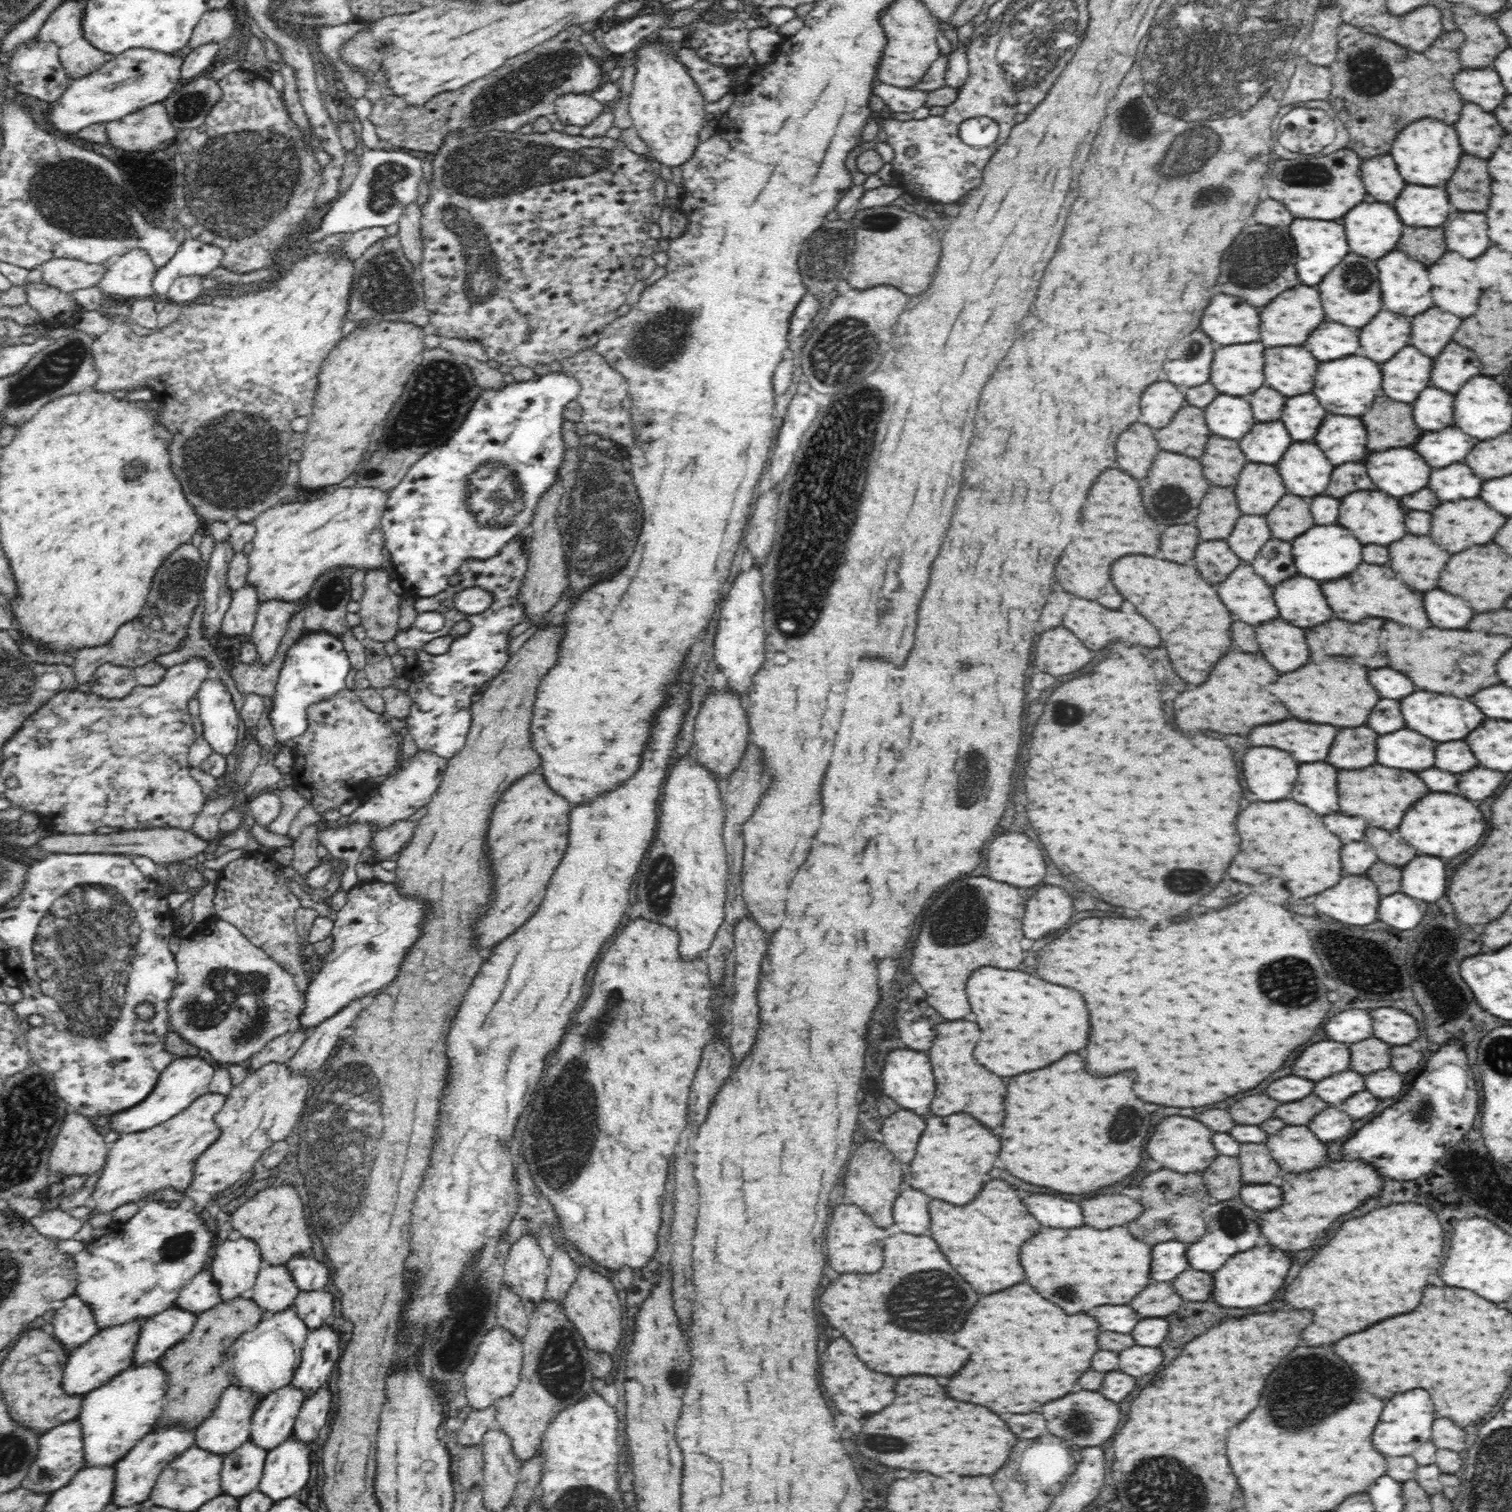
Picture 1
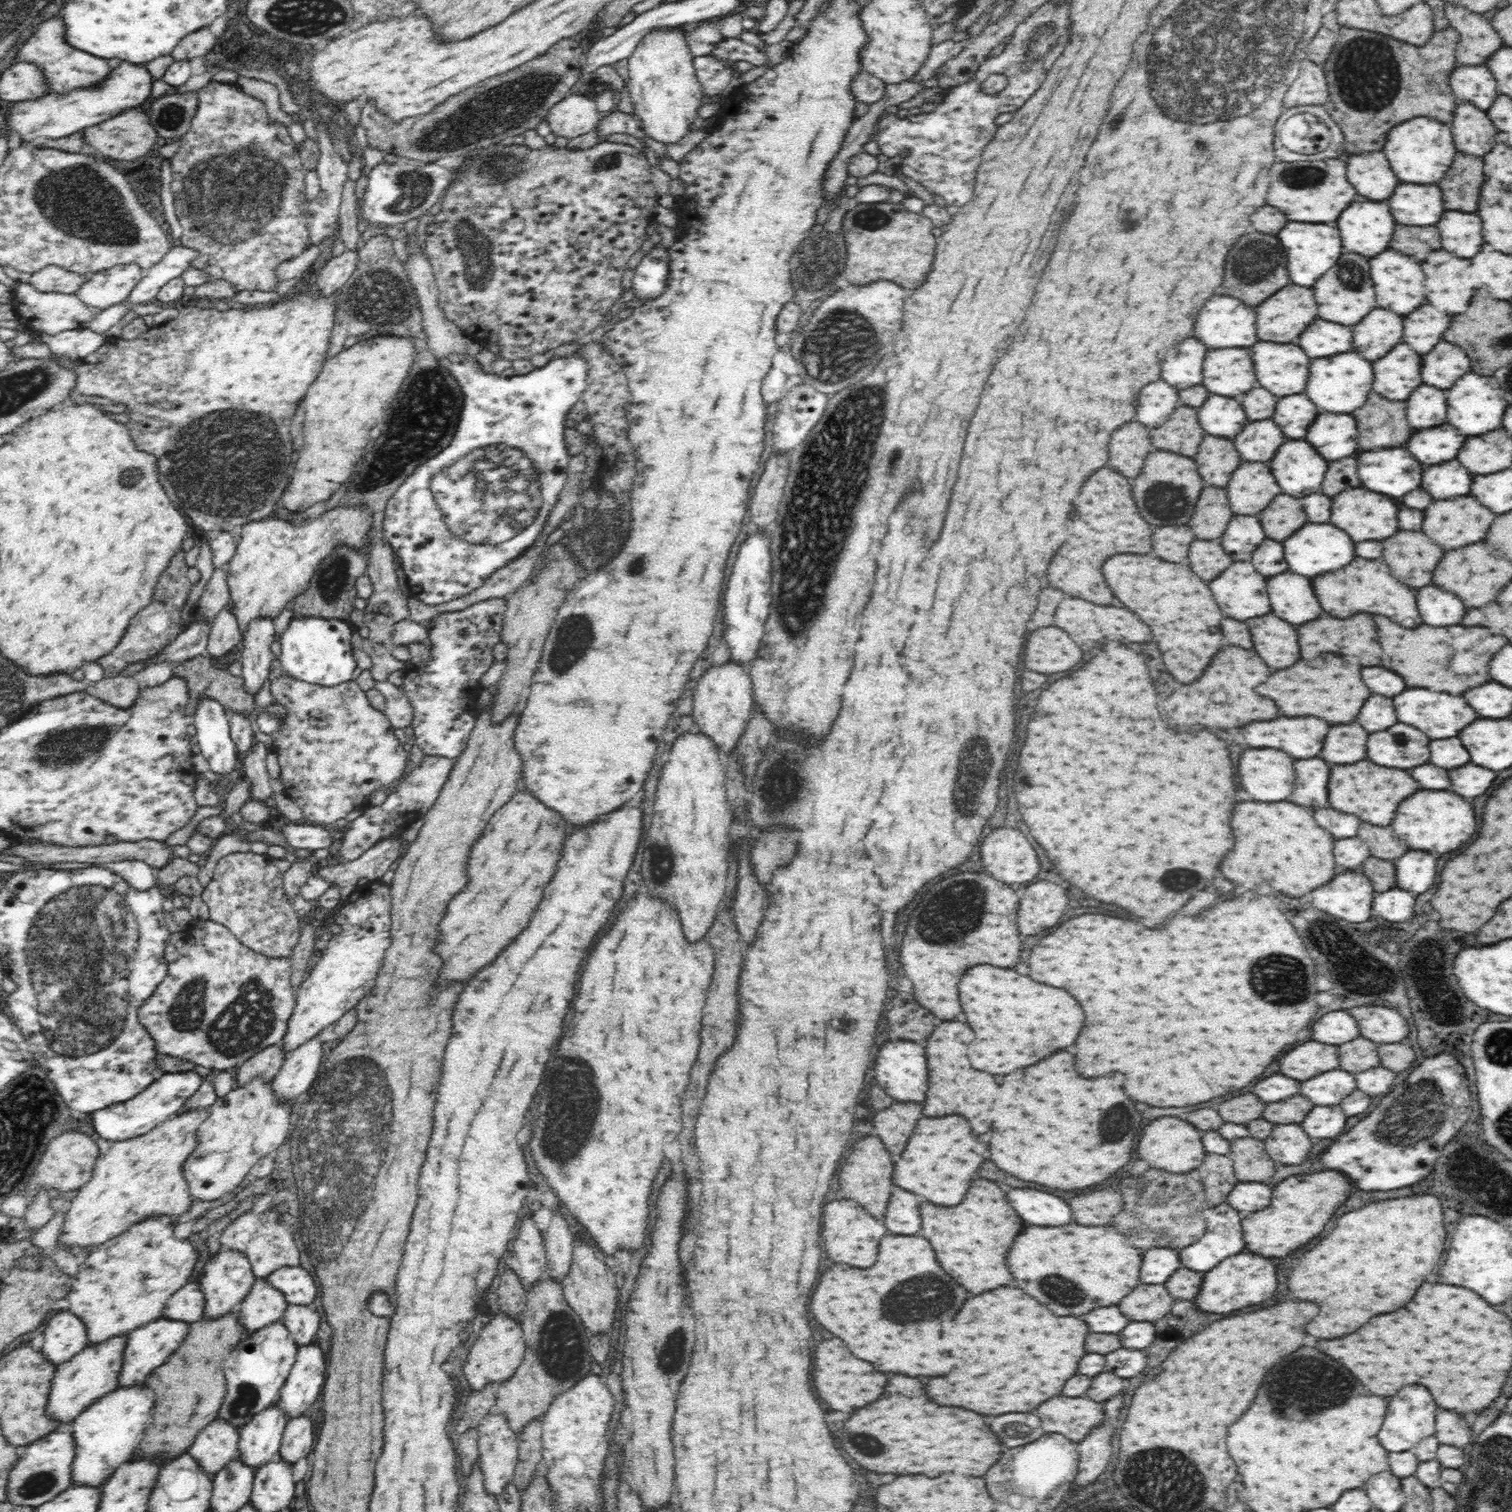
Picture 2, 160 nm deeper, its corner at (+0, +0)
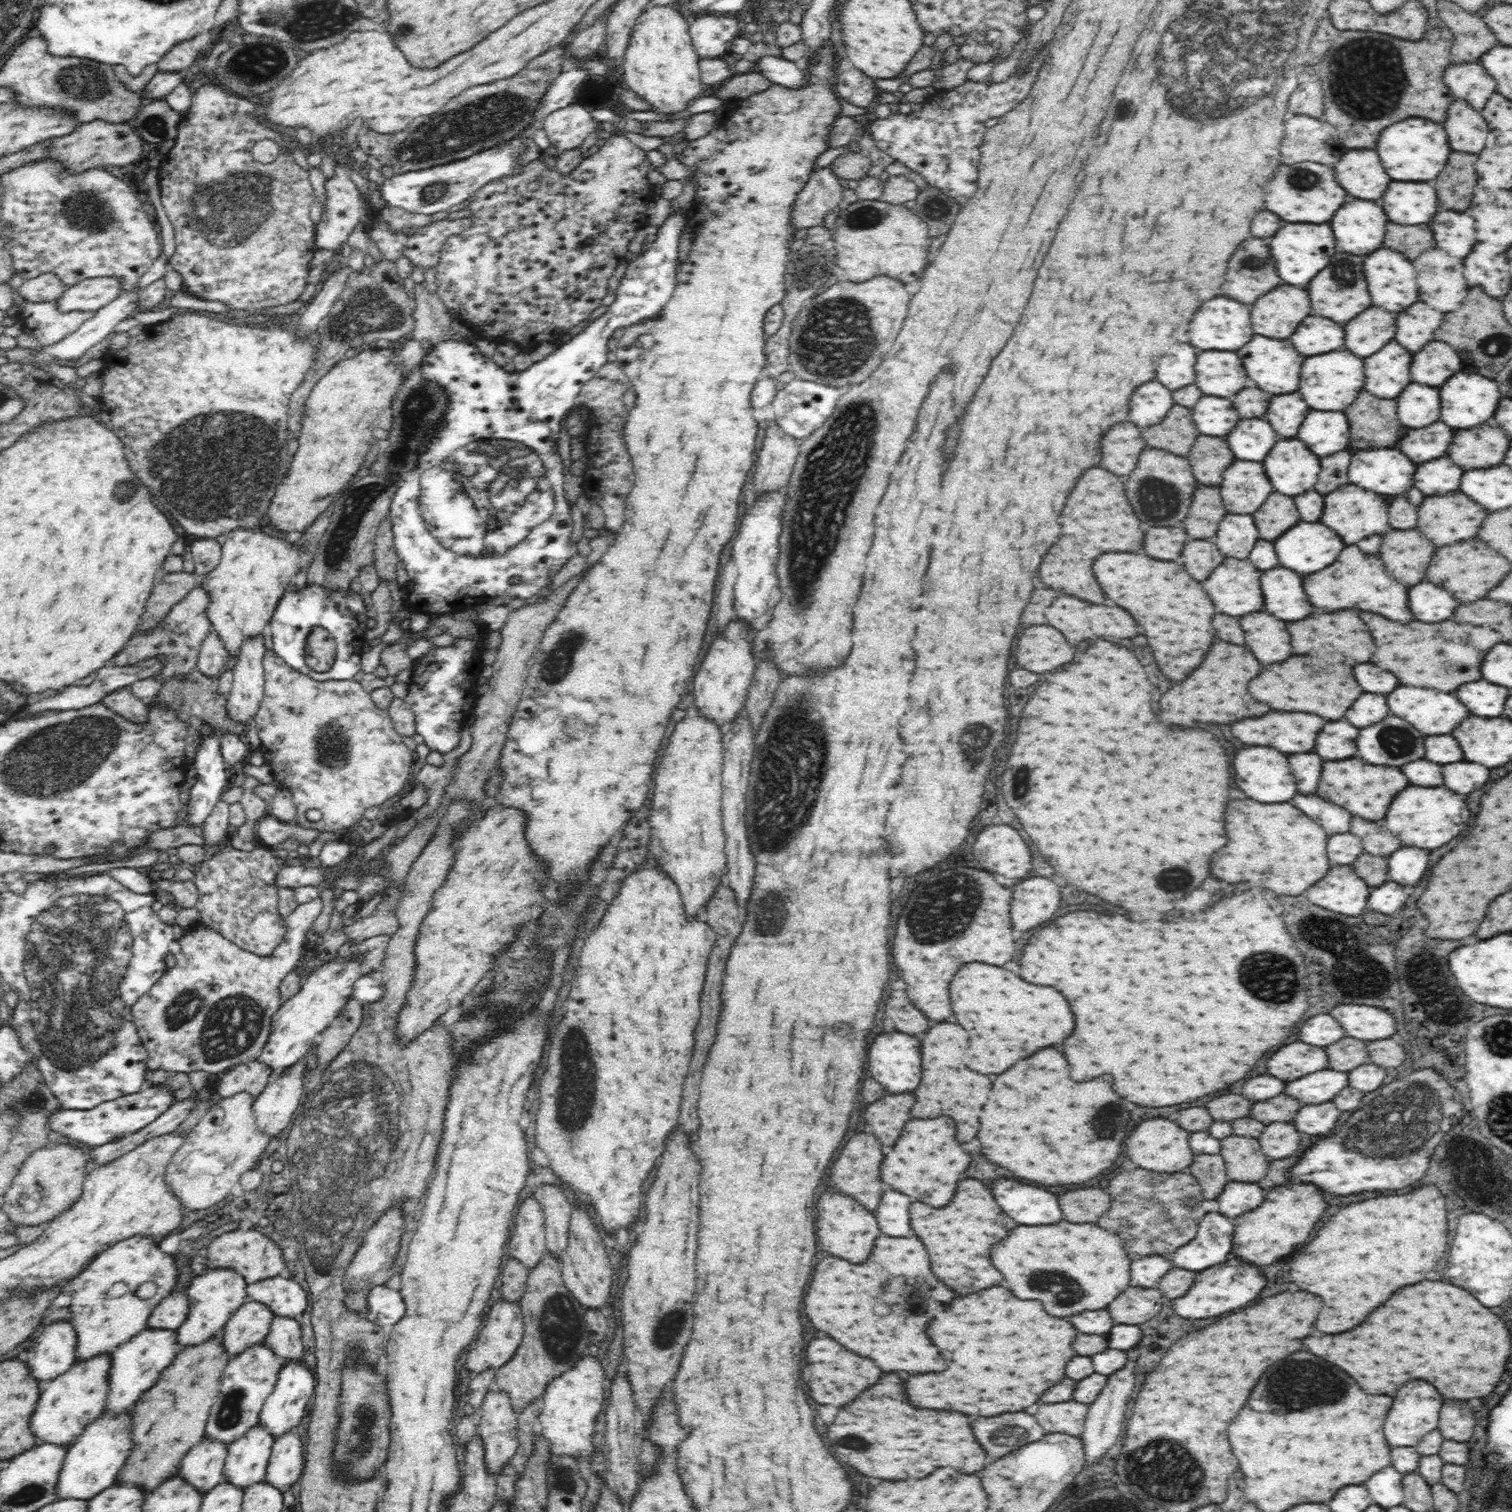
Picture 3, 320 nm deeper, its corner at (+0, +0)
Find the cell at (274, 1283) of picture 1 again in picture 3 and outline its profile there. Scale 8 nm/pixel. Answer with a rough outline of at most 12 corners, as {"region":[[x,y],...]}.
{"region":[[248,1300],[222,1328],[225,1353],[234,1357],[261,1344],[274,1318]]}

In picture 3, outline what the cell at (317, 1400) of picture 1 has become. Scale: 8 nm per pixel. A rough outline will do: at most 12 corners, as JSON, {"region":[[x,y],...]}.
{"region":[[288,1430],[273,1442],[265,1480],[296,1487],[302,1442]]}

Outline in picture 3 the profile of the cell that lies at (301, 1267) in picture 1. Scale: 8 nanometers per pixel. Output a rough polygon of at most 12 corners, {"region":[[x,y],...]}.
{"region":[[285,1274],[248,1285],[248,1300],[300,1318],[308,1293]]}

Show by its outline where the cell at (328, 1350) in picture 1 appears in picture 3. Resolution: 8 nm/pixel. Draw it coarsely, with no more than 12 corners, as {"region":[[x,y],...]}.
{"region":[[303,1359],[280,1369],[259,1425],[278,1439],[302,1422],[315,1374]]}

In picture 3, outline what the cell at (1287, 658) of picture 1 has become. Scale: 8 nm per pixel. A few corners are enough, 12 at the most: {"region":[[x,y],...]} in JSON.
{"region":[[1252,612],[1238,622],[1260,662],[1292,656],[1282,620]]}

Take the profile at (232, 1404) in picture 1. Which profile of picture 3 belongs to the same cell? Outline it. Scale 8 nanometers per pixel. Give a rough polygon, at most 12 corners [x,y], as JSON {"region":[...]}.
{"region":[[204,1438],[179,1476],[205,1495],[225,1480],[226,1444]]}

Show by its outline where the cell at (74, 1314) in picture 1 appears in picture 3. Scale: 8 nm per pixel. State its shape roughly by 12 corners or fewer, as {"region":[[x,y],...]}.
{"region":[[46,1326],[28,1350],[28,1368],[45,1385],[76,1362],[76,1331]]}

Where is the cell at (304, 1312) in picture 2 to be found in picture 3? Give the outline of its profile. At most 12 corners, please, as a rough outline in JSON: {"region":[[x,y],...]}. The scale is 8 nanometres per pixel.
{"region":[[276,1316],[262,1343],[285,1364],[301,1360],[299,1318]]}

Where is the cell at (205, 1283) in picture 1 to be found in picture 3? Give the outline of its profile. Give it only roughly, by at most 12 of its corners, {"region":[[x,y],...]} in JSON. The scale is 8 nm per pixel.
{"region":[[174,1292],[148,1319],[146,1328],[176,1330],[189,1311],[185,1292]]}

